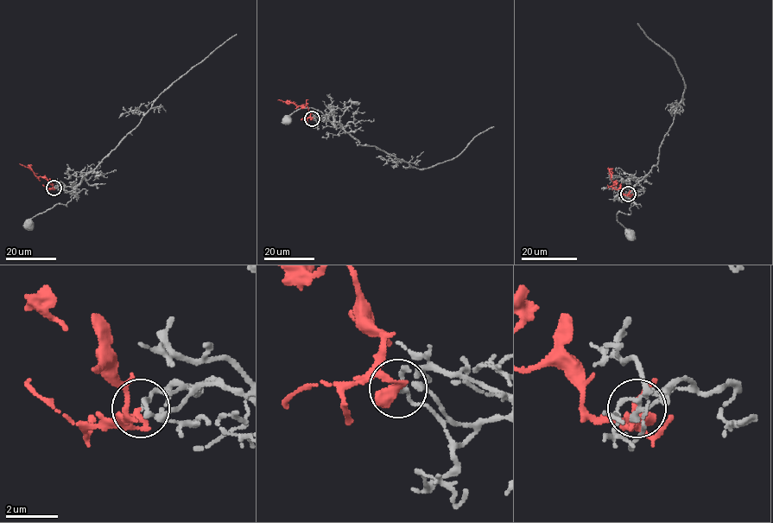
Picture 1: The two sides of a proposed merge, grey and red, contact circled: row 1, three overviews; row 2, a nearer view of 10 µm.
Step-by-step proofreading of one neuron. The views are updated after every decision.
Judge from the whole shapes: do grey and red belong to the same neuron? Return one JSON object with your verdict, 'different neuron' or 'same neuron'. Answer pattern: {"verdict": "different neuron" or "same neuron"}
{"verdict": "different neuron"}

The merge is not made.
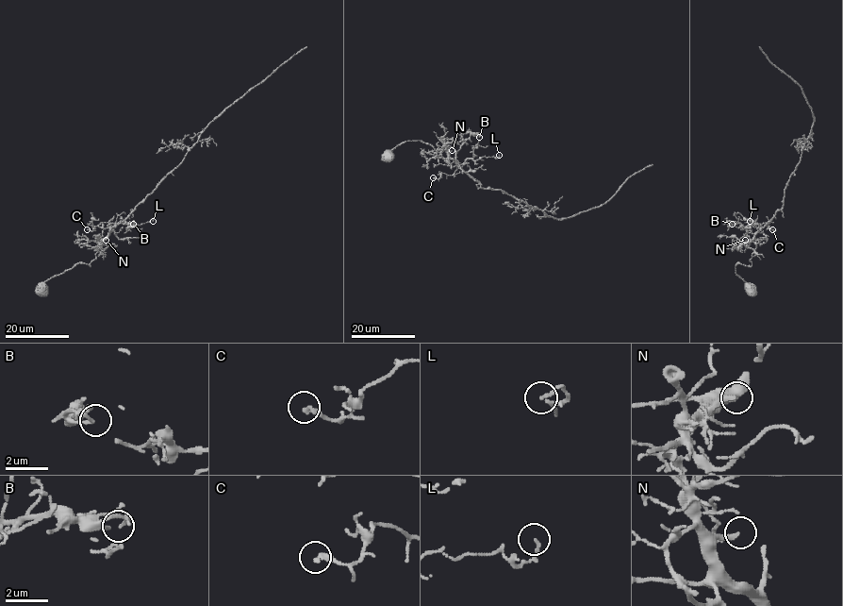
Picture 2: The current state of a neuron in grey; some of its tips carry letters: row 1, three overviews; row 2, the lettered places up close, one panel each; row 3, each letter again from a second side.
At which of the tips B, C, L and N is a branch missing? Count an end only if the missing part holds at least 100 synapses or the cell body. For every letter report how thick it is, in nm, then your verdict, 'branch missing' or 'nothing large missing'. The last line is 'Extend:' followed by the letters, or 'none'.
B: 90 nm thick; nothing large missing
C: 240 nm thick; nothing large missing
L: 150 nm thick; nothing large missing
N: 240 nm thick; nothing large missing
Extend: none

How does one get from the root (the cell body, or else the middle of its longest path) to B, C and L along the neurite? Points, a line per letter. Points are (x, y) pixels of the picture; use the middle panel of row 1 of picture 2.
B: (388, 156), (406, 141), (421, 140), (447, 160), (471, 135), (479, 137)
C: (388, 156), (406, 141), (428, 143), (436, 157), (458, 165), (451, 176), (433, 177)
L: (388, 156), (412, 140), (430, 144), (436, 157), (458, 165), (499, 155)

